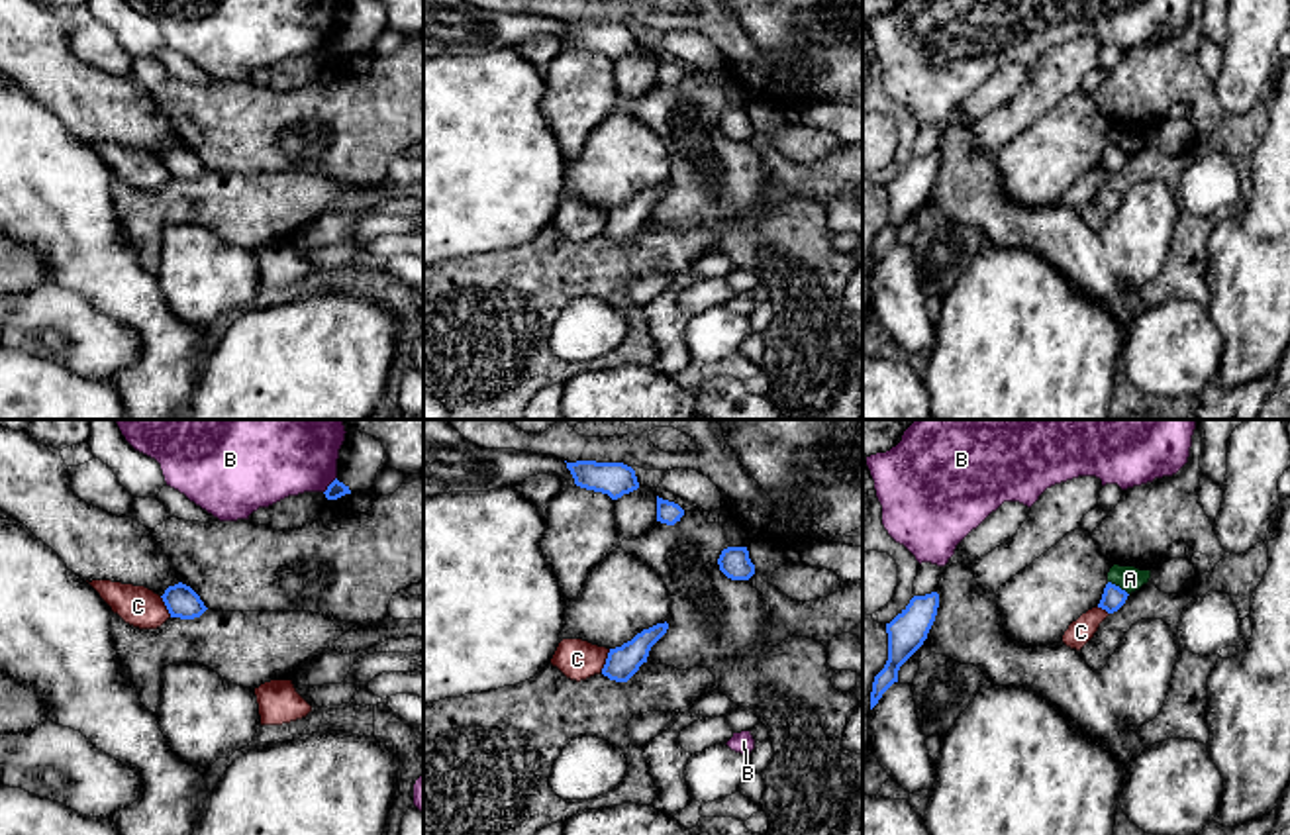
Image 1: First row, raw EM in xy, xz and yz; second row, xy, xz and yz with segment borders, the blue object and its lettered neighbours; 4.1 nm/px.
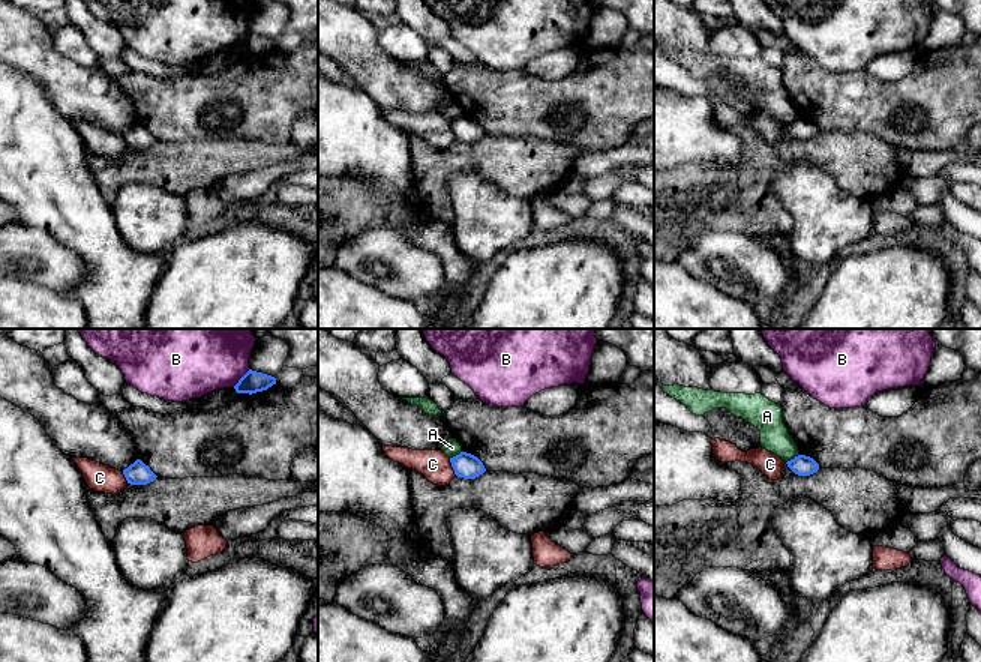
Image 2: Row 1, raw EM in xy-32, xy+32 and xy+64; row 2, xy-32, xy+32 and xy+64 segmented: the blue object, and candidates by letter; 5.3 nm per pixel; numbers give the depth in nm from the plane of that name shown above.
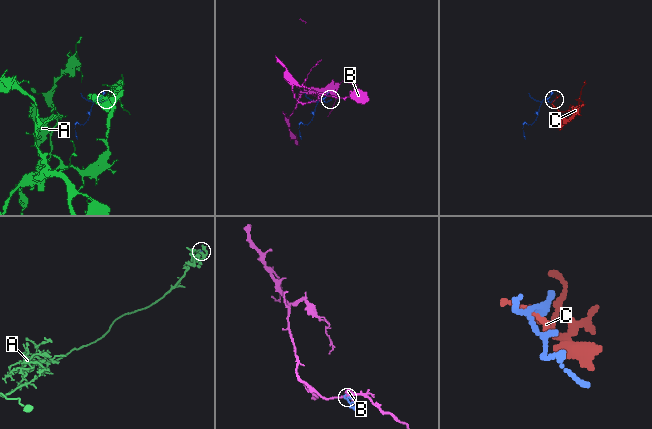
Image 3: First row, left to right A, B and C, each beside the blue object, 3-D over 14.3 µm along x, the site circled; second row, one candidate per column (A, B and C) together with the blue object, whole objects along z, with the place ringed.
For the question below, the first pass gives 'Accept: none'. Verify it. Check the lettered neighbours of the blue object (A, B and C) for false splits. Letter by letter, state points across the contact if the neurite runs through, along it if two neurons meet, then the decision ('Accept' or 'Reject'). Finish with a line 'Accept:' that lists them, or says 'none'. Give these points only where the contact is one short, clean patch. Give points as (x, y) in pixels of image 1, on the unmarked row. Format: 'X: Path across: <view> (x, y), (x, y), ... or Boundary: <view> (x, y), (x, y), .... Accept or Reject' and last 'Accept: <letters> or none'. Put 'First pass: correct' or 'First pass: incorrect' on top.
First pass: correct
A: Boundary: yz (1108, 142), (1128, 155). Reject
B: Boundary: xy (336, 38), (324, 53). Reject
C: Reject
Accept: none

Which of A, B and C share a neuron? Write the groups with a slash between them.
A / B / C

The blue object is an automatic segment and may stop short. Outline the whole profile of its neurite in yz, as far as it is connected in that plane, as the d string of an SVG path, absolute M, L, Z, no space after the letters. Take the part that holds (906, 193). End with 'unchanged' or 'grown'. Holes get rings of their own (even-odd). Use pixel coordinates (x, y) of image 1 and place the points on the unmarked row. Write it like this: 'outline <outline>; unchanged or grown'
outline M939 155L914 157L910 165L886 184L888 194L888 221L874 237L870 253L870 270L878 265L882 255L898 243L900 227L923 206L935 182L939 169Z; unchanged

